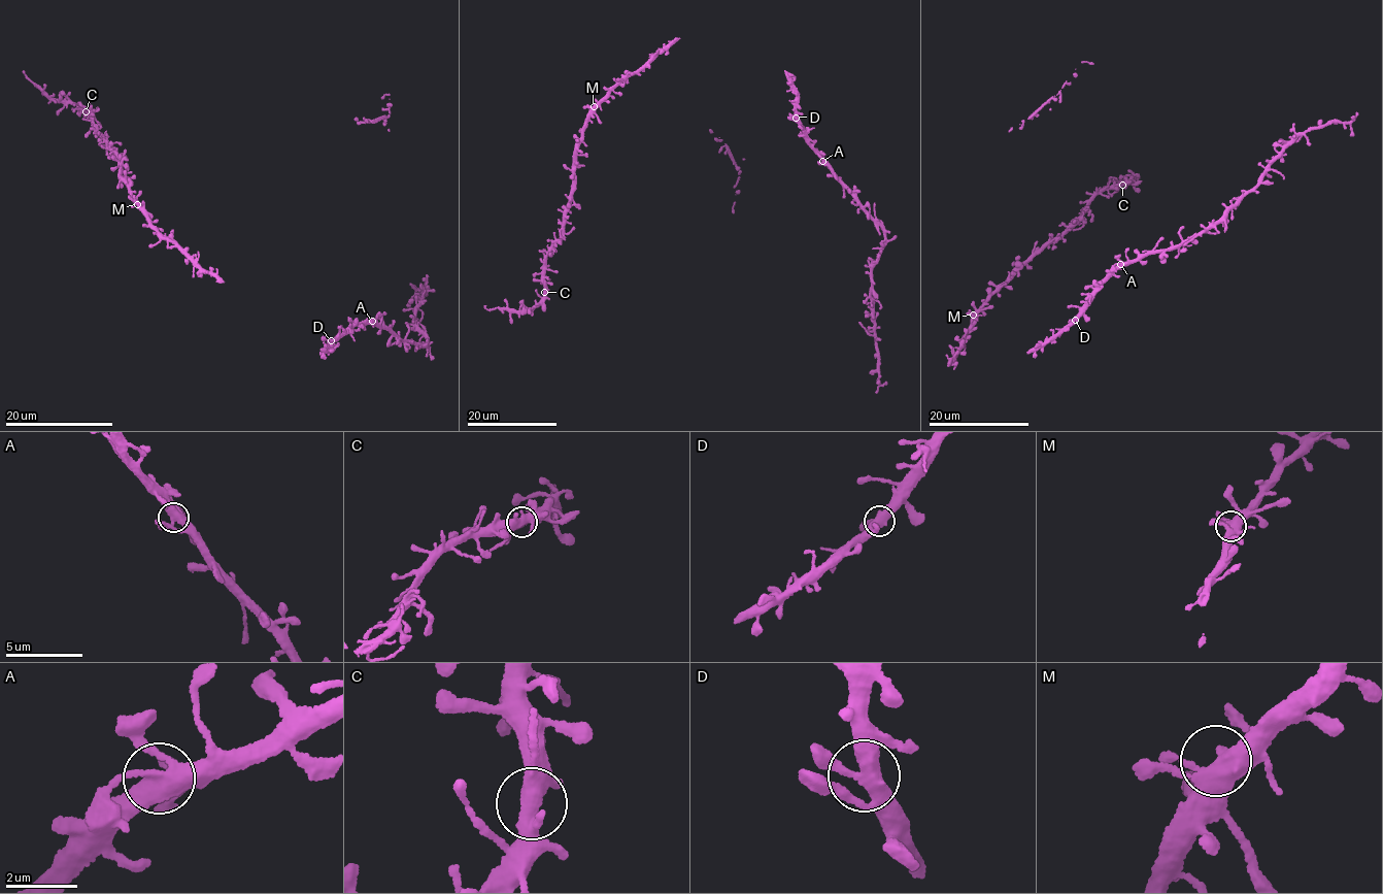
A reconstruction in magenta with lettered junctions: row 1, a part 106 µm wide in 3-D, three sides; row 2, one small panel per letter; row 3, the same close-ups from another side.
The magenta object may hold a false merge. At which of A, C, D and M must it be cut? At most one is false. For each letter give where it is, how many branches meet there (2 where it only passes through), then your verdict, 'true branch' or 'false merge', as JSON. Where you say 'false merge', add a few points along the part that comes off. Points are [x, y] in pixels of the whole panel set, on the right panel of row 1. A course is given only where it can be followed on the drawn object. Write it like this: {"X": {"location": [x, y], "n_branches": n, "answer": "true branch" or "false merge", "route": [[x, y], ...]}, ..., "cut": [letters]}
{"A": {"location": [1120, 264], "n_branches": 5, "answer": "true branch"}, "C": {"location": [1122, 185], "n_branches": 4, "answer": "true branch"}, "D": {"location": [1075, 320], "n_branches": 4, "answer": "true branch"}, "M": {"location": [973, 315], "n_branches": 4, "answer": "true branch"}, "cut": []}

